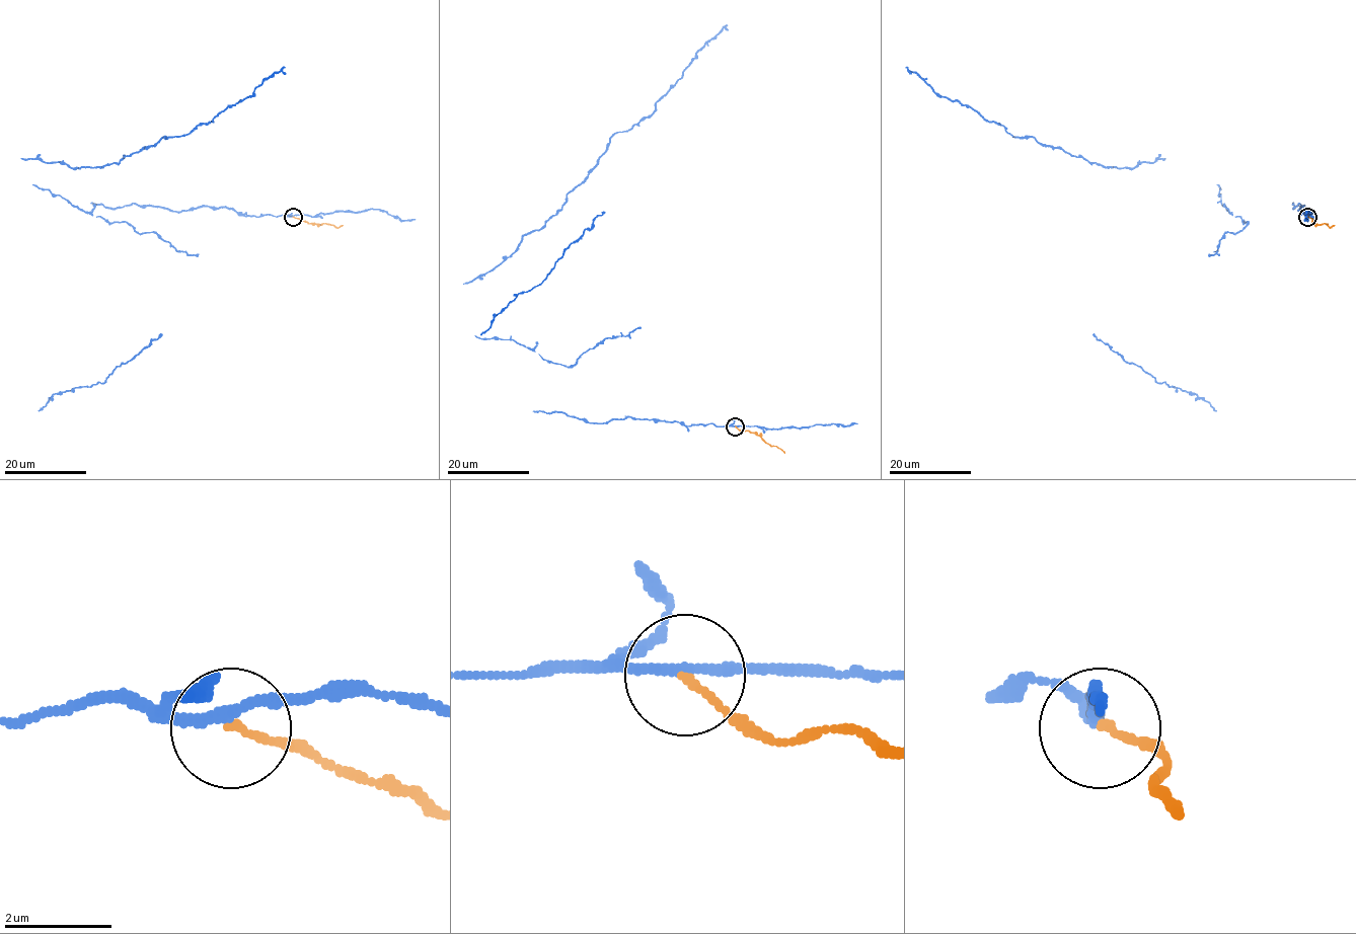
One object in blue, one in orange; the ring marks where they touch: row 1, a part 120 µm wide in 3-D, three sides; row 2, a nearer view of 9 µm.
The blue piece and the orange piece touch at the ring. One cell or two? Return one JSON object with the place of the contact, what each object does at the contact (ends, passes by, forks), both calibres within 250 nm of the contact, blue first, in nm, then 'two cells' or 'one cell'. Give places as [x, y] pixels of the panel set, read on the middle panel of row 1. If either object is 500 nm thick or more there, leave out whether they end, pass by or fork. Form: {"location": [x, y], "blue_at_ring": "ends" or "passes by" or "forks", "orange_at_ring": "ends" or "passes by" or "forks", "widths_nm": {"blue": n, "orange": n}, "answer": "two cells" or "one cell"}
{"location": [735, 426], "blue_at_ring": "passes by", "orange_at_ring": "ends", "widths_nm": {"blue": 190, "orange": 130}, "answer": "two cells"}

